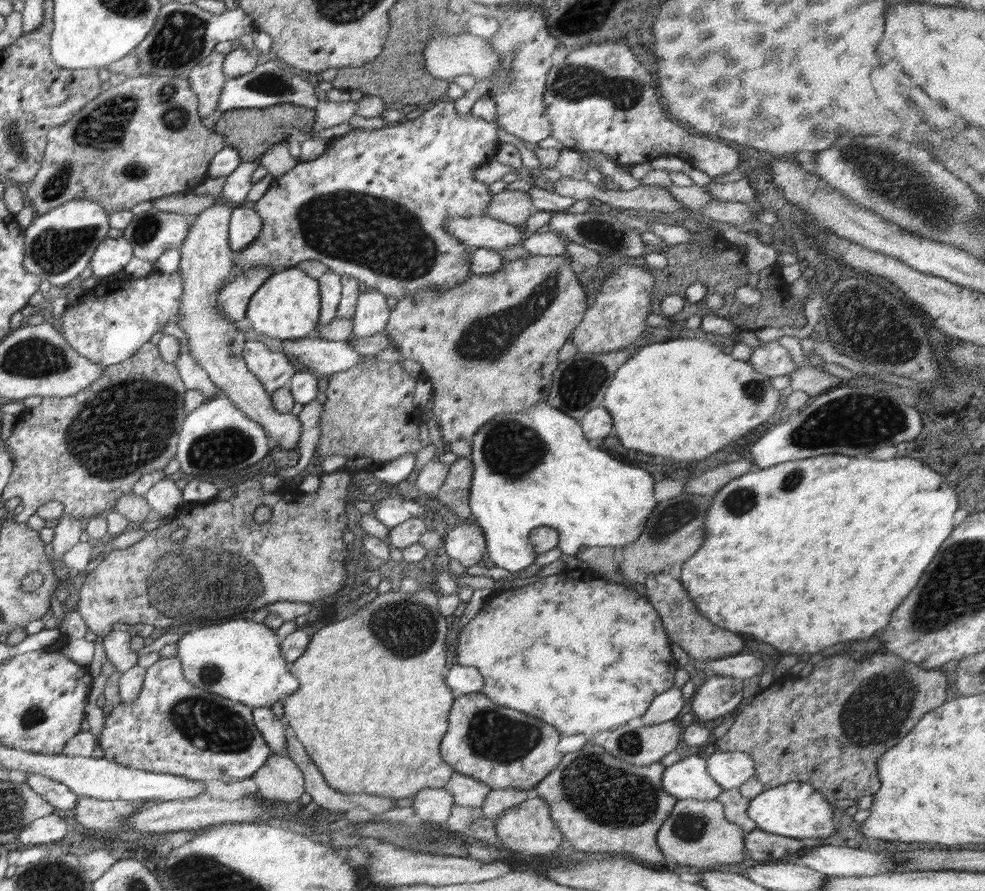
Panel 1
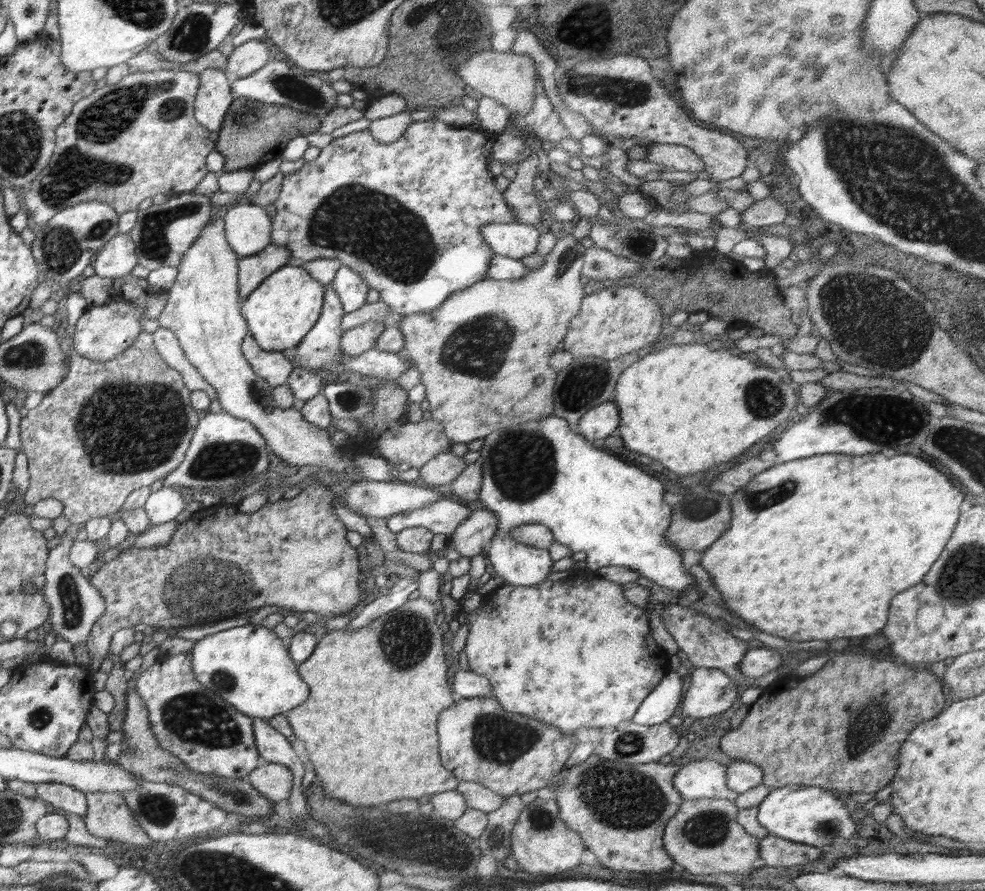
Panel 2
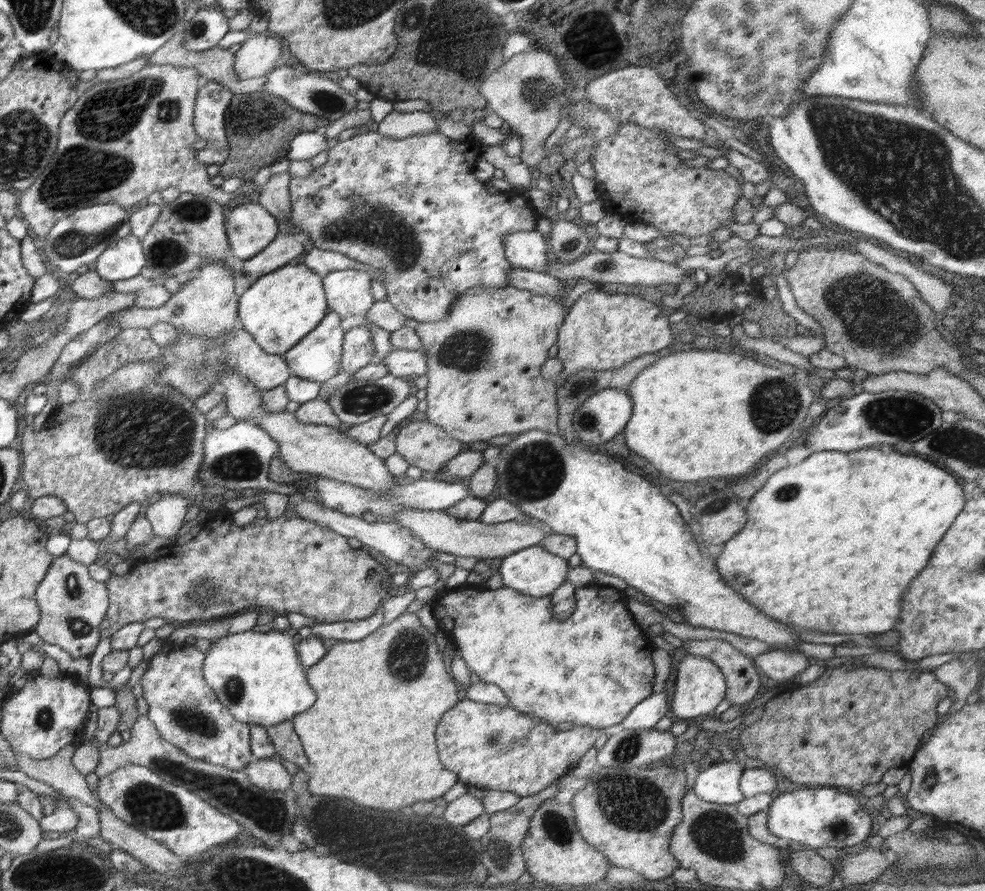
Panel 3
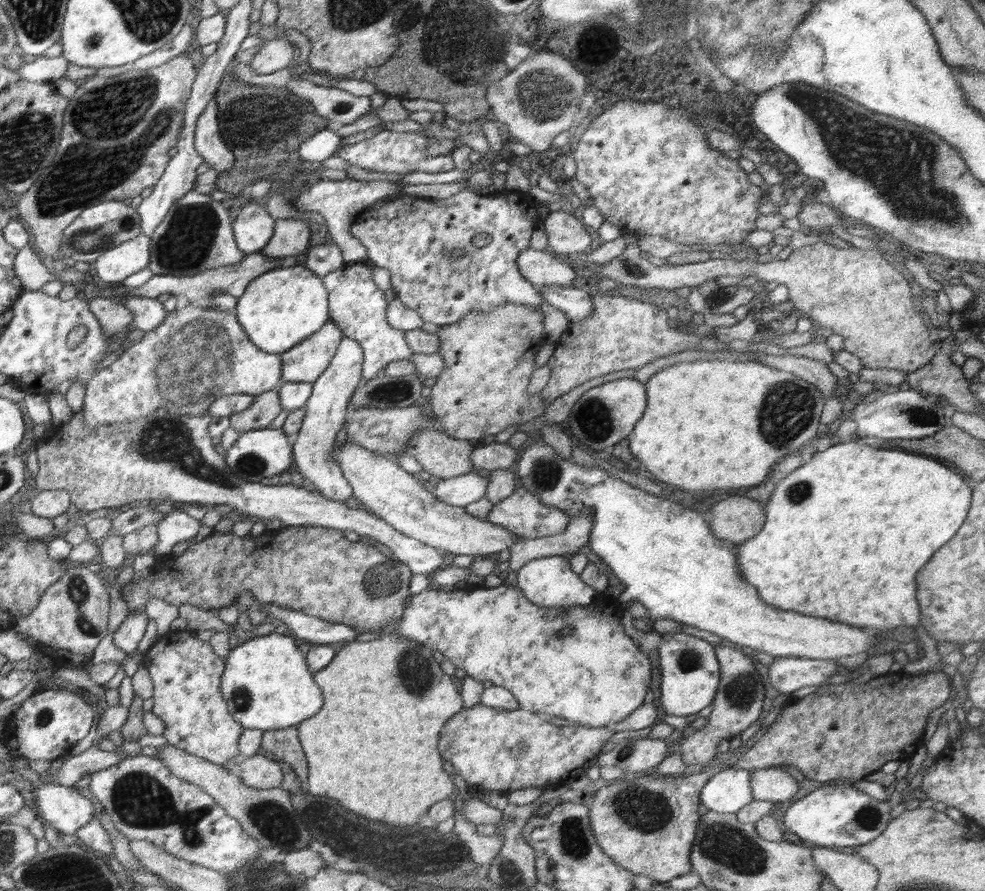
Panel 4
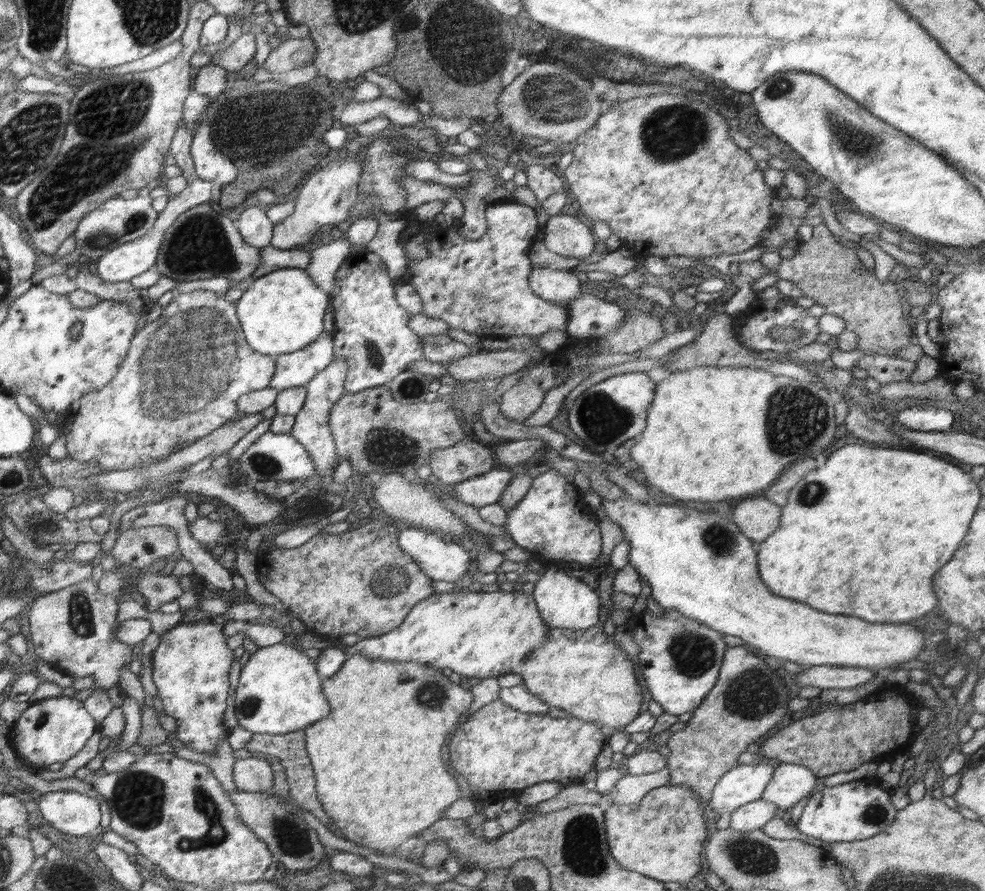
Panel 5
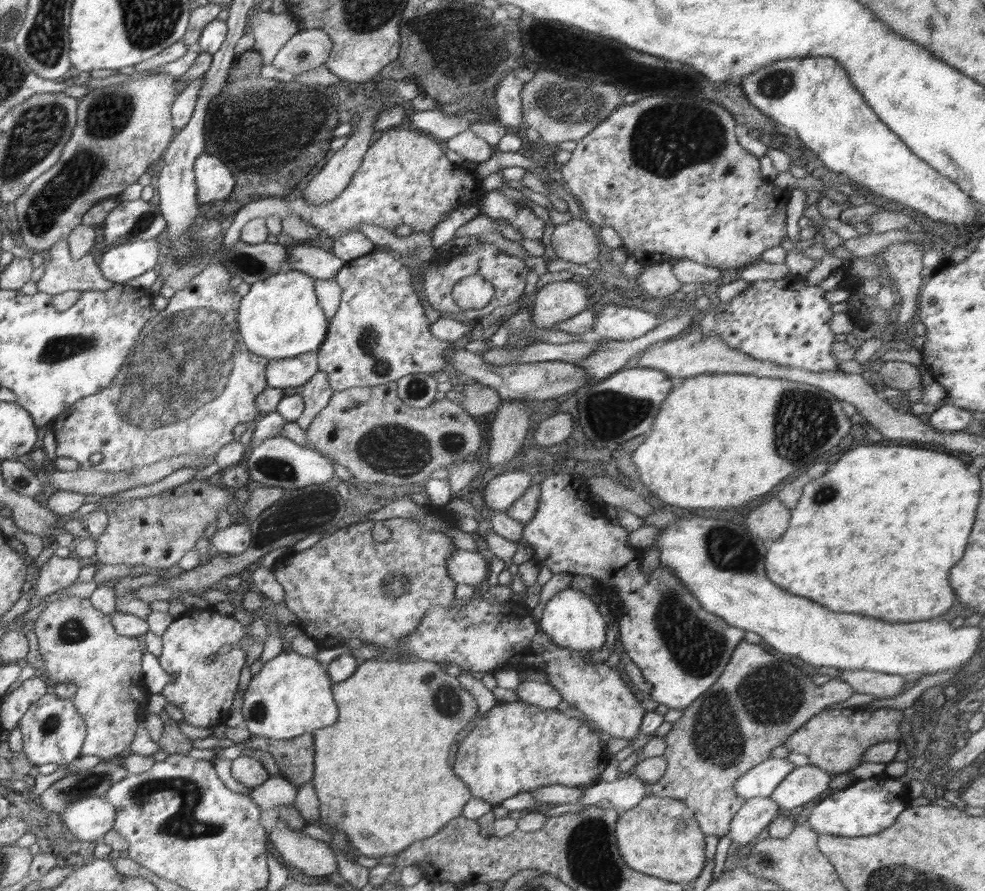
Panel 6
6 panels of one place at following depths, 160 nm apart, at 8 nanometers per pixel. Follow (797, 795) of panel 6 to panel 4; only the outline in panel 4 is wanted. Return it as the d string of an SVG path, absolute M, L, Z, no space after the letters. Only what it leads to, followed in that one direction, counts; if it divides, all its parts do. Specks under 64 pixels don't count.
M768 767L751 770L752 799L770 800L773 804L781 804L792 800L799 790L797 780L784 769Z

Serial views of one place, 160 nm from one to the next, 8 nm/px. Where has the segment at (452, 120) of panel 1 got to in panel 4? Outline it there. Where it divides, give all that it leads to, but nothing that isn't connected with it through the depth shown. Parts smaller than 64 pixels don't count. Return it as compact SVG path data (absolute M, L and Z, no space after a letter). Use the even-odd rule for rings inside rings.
M380 131L371 138L354 144L343 145L334 155L336 158L344 158L346 162L356 167L366 168L366 170L374 172L396 172L396 174L407 175L414 171L435 173L454 170L455 166L451 153L436 156L425 155L428 141L428 136L417 132ZM465 189L444 200L417 198L402 191L397 197L376 201L360 212L349 226L349 231L352 237L366 246L372 264L390 271L395 298L414 310L425 322L443 327L453 325L473 312L490 314L498 306L506 304L520 304L532 310L551 309L536 286L522 276L517 264L522 250L530 250L530 246L534 246L534 230L538 230L544 221L542 210L538 208L538 198L519 196L504 190L486 196ZM477 234L487 234L492 242L482 248L474 246L472 239ZM456 249L462 250L462 256L448 256L451 250Z

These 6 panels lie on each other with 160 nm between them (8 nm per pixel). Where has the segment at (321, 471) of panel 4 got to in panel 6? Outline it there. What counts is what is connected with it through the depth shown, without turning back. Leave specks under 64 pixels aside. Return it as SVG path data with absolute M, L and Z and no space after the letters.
M318 372L310 382L300 388L300 394L305 401L305 410L295 422L302 428L308 430L314 417L329 403L334 391L328 384L326 372Z

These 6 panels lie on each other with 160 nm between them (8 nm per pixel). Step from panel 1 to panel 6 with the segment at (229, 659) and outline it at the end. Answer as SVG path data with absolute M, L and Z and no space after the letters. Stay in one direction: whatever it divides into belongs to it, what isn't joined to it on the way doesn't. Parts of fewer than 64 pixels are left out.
M285 648L278 656L265 662L258 673L252 675L243 695L241 709L244 716L243 725L251 735L276 739L296 738L296 736L304 736L306 732L313 733L333 726L340 717L340 708L333 698L333 683L325 665L316 662L314 657L302 656Z

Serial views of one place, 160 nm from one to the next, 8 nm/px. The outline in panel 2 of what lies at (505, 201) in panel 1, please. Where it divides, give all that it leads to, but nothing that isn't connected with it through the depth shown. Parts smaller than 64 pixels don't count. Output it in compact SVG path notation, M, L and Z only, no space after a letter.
M536 155L520 161L516 177L510 181L509 187L503 192L506 202L513 210L517 222L525 225L539 224L542 204L534 195L534 179L539 164Z

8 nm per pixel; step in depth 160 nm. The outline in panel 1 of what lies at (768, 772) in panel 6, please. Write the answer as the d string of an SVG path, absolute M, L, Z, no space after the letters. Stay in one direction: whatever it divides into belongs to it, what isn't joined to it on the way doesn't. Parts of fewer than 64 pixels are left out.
M683 754L676 764L668 765L662 773L662 789L679 800L714 800L724 789L707 773L708 760L696 754Z

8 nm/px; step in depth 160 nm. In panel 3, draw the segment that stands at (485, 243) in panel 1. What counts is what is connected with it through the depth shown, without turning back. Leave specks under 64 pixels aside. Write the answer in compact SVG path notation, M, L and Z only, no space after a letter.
M537 229L506 234L505 256L509 262L522 270L545 273L548 267L548 246Z

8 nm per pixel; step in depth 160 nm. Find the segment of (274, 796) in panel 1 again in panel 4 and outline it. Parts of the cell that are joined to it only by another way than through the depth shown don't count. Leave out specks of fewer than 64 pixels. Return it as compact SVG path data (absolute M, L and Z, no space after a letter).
M256 754L244 761L238 761L238 767L241 768L240 780L251 788L269 790L280 787L284 776L278 761L268 755Z

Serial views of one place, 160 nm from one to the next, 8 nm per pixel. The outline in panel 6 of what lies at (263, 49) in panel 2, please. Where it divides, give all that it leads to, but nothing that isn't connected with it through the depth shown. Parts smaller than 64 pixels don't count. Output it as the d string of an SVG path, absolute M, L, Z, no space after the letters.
M304 28L280 48L271 64L297 76L325 65L332 49L332 40L324 30Z

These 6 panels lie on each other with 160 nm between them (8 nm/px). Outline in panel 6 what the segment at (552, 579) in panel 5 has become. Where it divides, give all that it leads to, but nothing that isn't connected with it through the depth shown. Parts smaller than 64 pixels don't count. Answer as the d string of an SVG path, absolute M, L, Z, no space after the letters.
M571 586L551 596L544 605L540 627L553 642L565 649L583 650L593 654L606 641L606 623L590 595Z

